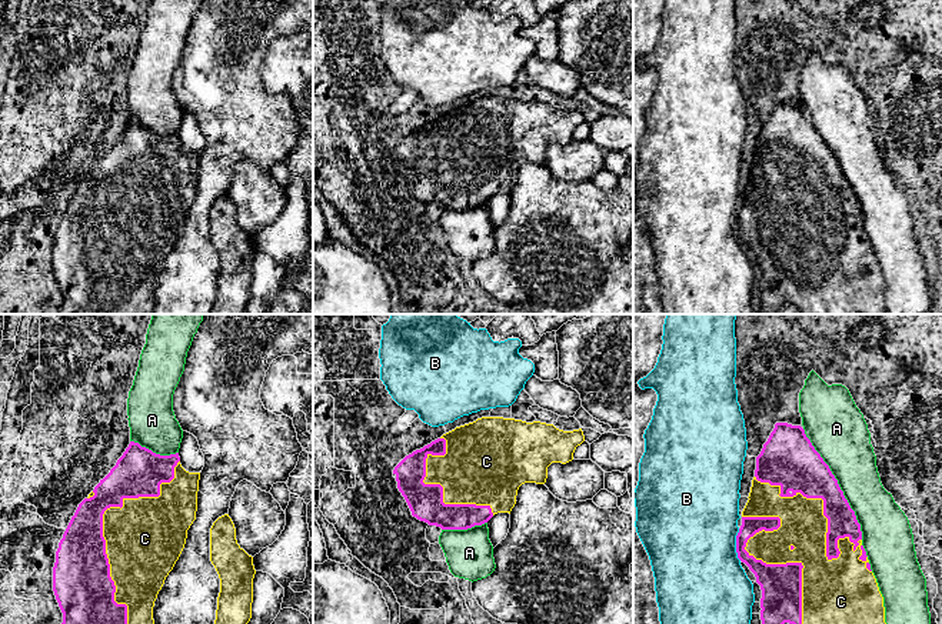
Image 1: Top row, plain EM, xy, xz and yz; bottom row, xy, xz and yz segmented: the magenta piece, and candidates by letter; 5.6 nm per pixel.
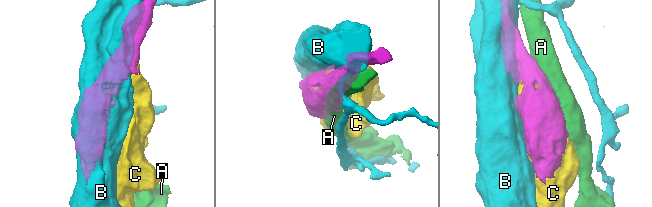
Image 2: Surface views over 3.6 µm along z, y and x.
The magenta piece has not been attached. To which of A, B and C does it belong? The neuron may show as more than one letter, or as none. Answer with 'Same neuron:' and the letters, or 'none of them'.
Same neuron: C

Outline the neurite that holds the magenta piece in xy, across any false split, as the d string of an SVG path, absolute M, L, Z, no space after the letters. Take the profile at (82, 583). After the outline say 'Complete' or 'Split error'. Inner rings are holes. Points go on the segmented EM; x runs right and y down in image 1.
M130 441L110 473L79 504L59 543L53 591L63 613L61 624L154 624L154 601L196 520L199 480L200 473L182 467L179 453L160 456Z. Split error

